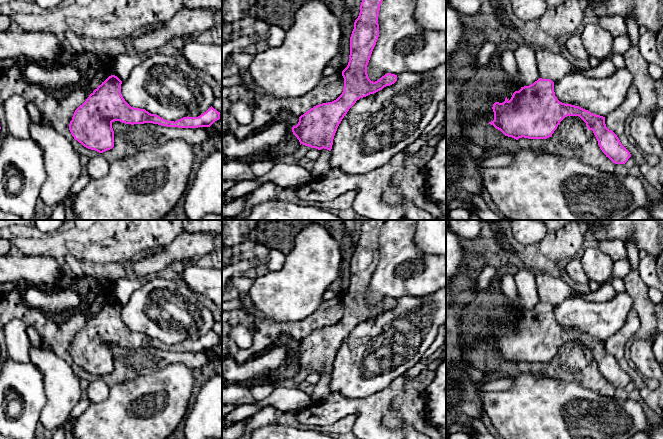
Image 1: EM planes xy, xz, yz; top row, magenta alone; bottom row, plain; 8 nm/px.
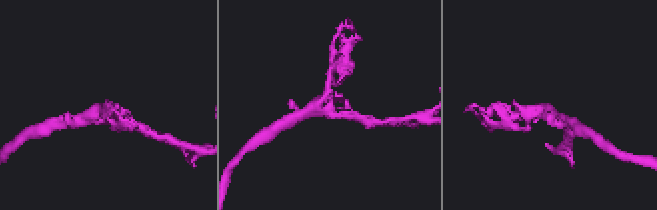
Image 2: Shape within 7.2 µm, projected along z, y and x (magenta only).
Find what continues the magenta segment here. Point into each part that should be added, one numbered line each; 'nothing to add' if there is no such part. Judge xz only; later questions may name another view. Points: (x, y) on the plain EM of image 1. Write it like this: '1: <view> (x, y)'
nothing to add

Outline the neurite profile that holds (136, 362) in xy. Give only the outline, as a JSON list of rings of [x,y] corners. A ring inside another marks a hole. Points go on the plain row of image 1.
[[[112,346],[114,371],[102,377],[111,388],[126,380],[152,373],[171,363],[180,363],[195,372],[214,358],[211,351],[178,352],[153,347],[125,348]]]

